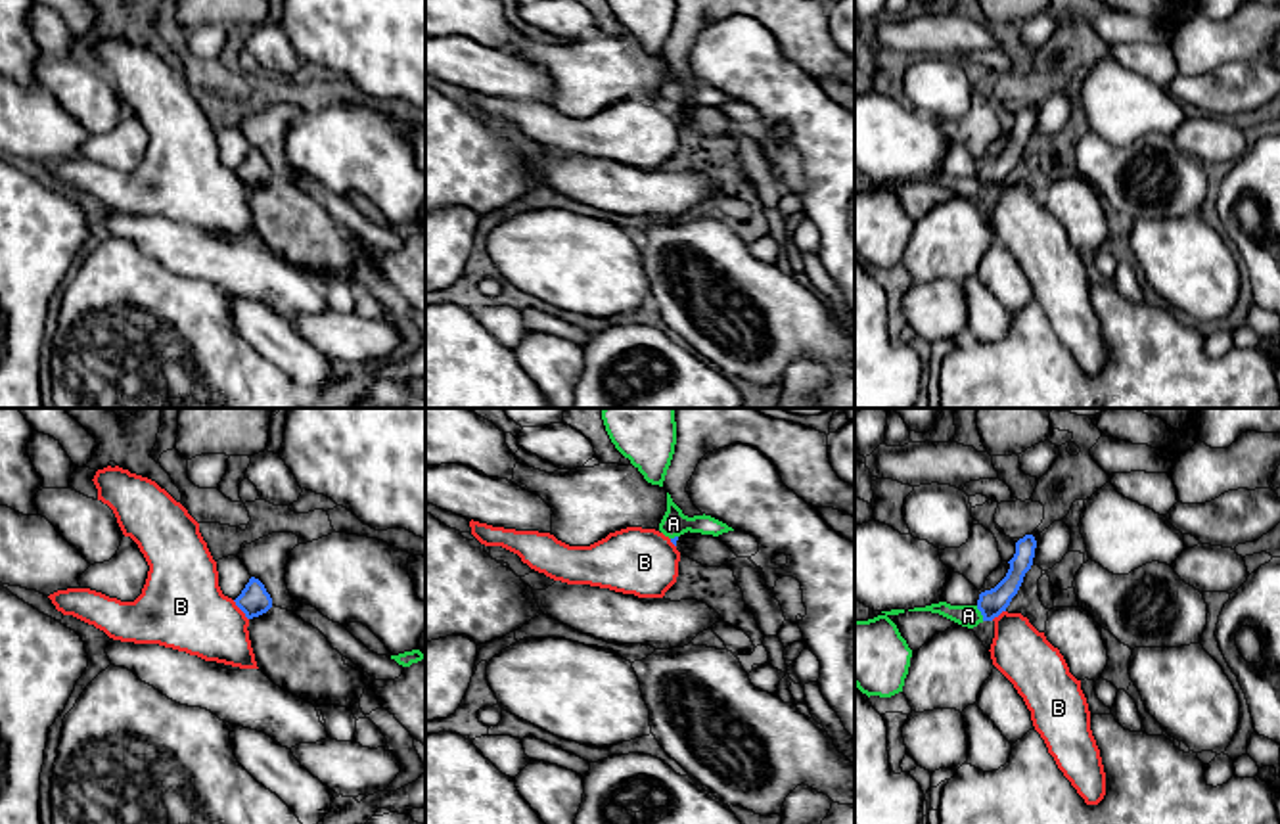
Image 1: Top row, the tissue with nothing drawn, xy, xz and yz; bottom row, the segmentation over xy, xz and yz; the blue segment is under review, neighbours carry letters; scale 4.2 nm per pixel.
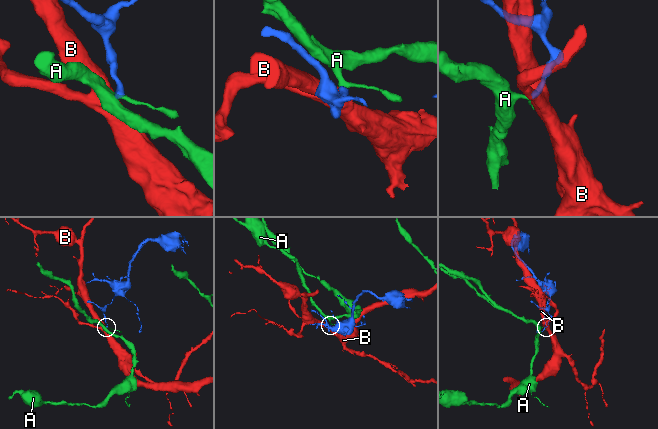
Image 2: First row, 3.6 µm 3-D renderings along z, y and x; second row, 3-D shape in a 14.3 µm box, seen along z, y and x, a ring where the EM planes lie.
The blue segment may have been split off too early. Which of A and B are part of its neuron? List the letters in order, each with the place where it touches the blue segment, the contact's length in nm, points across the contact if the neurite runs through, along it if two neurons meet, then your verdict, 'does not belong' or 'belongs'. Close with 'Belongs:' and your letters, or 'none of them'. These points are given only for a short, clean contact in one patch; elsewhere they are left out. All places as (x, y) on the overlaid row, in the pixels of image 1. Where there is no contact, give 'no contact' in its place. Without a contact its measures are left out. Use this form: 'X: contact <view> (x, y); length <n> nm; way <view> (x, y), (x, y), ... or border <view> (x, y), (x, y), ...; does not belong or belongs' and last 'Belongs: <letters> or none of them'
A: contact yz (982, 614); length 70 nm; border yz (976, 606), (983, 619); does not belong
B: contact xy (240, 608); length 110 nm; border xy (232, 600), (248, 619); does not belong
Belongs: none of them

